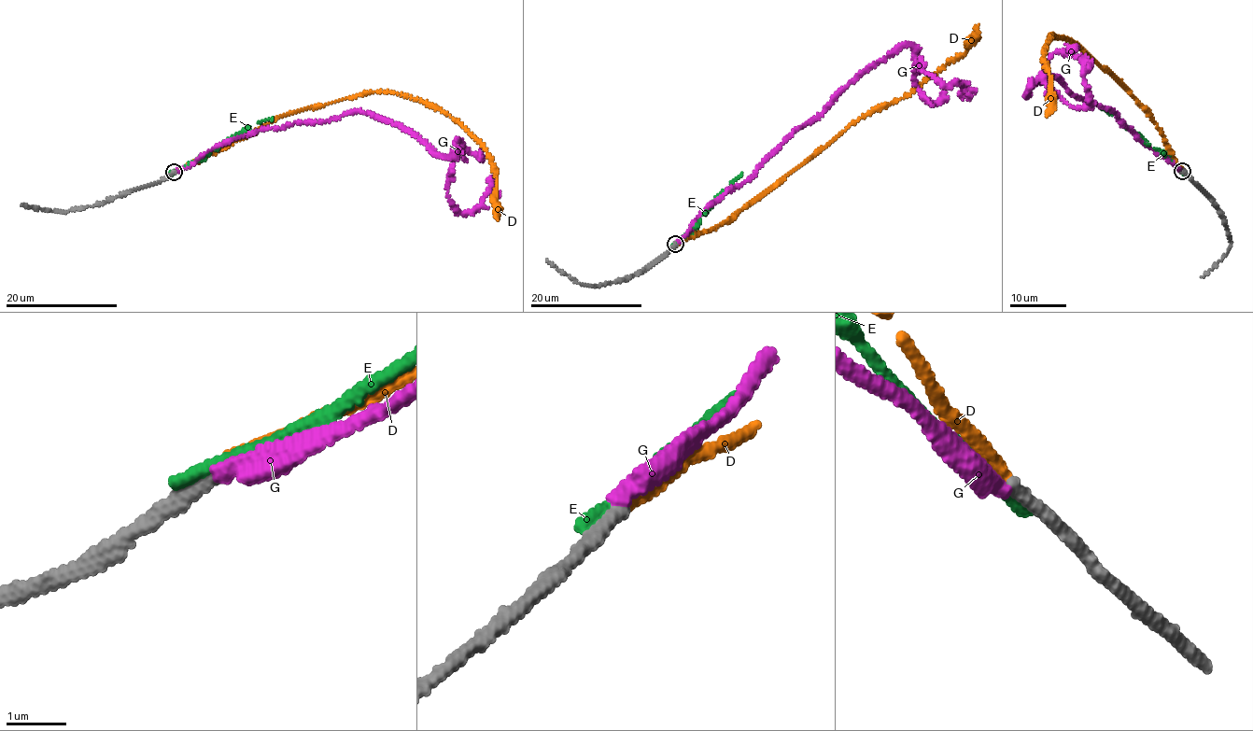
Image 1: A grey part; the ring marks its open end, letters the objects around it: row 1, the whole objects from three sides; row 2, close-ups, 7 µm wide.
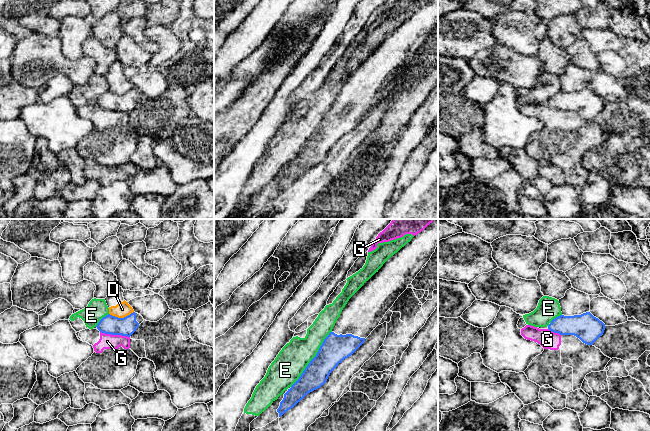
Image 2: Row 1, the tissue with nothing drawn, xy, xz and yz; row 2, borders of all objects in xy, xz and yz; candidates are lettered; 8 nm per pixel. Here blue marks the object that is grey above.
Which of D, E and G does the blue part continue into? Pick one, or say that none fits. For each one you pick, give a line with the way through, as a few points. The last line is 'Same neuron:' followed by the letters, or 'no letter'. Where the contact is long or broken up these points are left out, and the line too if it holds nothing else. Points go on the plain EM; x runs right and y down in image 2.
Same neuron: no letter

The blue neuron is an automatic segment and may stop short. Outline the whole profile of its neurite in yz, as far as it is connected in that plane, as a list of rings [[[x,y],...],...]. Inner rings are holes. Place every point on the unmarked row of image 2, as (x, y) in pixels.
[[[590,88],[581,91],[560,91],[553,95],[548,105],[560,111],[574,111],[587,121],[593,119],[603,111],[605,100]]]

